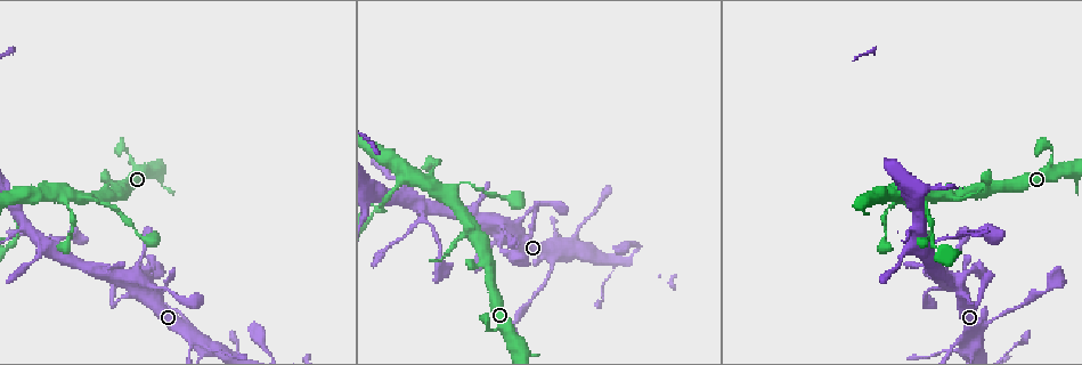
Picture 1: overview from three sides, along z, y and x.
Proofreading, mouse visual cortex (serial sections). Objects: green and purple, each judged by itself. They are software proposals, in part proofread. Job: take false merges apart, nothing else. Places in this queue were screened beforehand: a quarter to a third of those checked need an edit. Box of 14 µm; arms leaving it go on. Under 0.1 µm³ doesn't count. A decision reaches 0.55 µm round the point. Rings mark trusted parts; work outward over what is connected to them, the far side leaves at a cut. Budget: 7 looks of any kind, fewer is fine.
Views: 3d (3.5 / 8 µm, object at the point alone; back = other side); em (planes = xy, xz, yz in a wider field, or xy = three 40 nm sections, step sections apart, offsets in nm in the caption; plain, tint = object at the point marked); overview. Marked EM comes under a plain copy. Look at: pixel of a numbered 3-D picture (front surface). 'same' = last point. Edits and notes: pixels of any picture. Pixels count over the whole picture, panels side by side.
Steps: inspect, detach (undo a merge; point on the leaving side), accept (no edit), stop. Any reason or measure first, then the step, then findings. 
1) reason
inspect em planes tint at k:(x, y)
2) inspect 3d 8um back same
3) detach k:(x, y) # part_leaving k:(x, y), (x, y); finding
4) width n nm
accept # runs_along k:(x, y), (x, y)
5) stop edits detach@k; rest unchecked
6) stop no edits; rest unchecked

thin arm on a thick one
inspect 3d 3.5um back at 1:(552, 262)

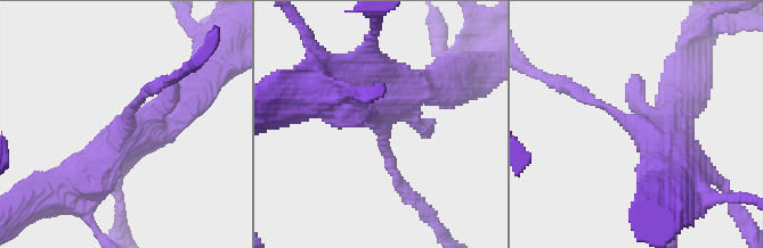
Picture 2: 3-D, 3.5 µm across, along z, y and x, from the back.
arms 3; arm_widths 150, 450, 500 nm
inspect em planes tint at 2:(632, 124)

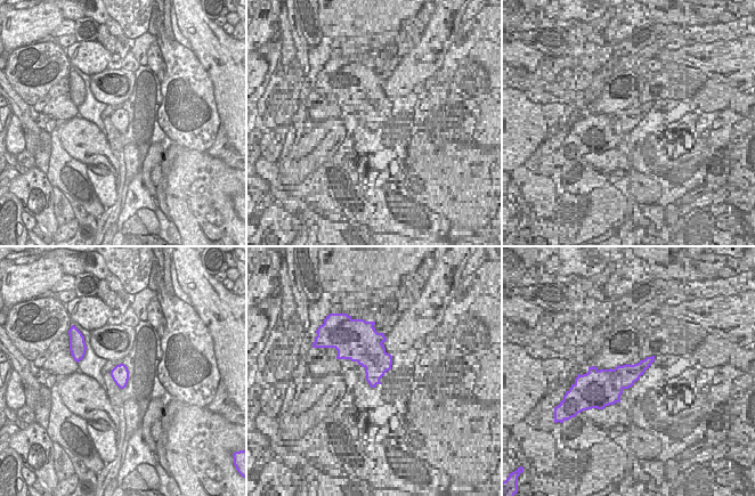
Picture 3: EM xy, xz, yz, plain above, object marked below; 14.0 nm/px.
accept # runs_along 2:(436, 84), (383, 110), (383, 148), (404, 189); one cell here

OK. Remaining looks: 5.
a narrow waist
inspect 3d 3.5um at 1:(904, 202)

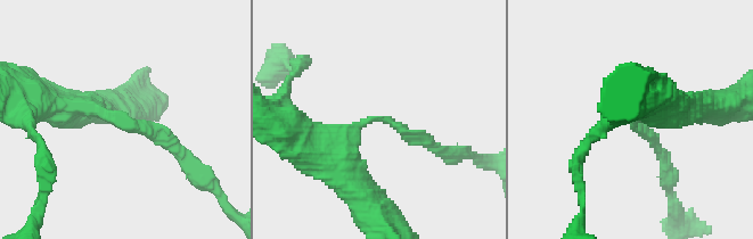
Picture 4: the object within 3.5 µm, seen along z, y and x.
arm_widths 150, 300 nm; shape alone is not enough
inspect em xy step 2 tint at 4:(634, 122)

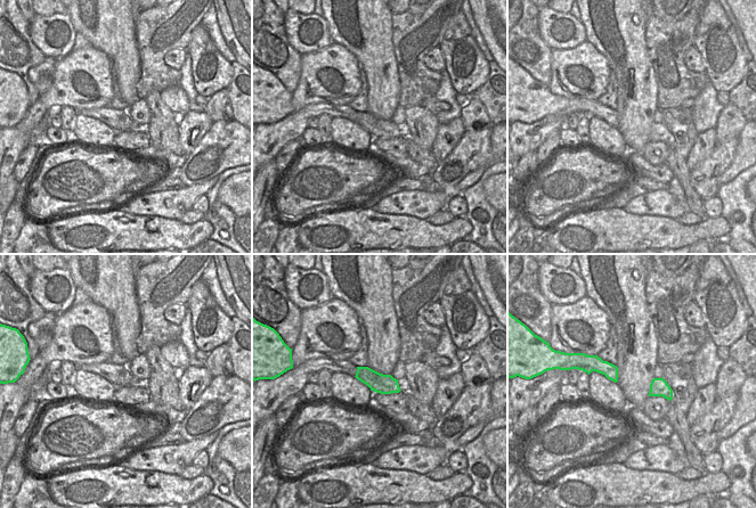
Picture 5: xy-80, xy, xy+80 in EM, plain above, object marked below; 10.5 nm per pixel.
accept # runs_along 4:(80, 105), (129, 120), (185, 157); one cell here

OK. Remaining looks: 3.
looks like a crossing
inspect 3d 3.5um at 1:(504, 241)

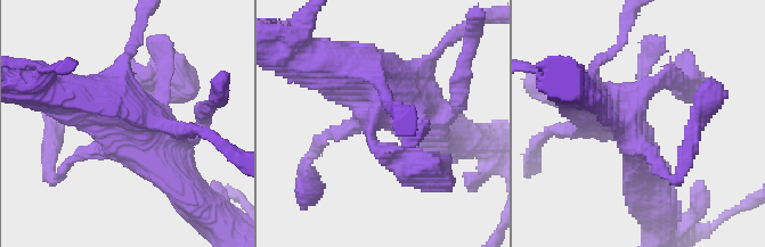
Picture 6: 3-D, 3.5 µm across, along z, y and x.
inspect em xy step 3 tint at 6:(635, 108)

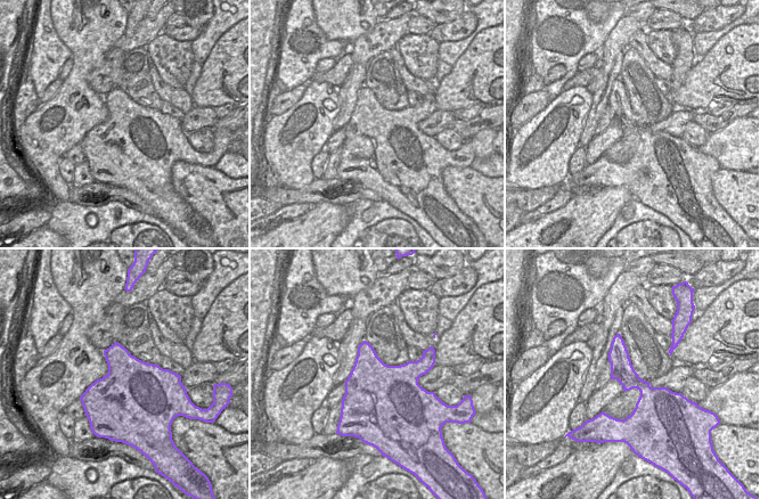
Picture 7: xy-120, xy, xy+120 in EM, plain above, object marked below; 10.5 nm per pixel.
accept # runs_along 6:(168, 167), (122, 98), (73, 91); continuous, no second cell

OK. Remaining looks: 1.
stop no edits; rest unchecked

